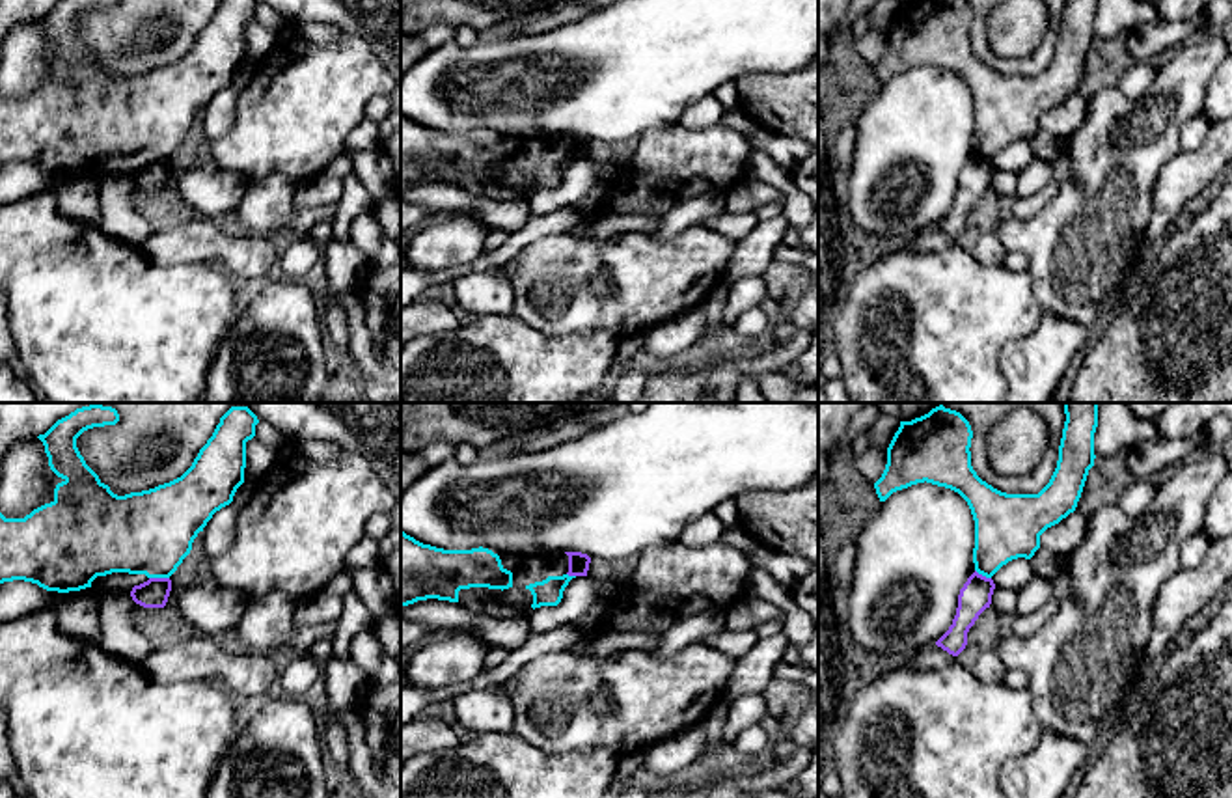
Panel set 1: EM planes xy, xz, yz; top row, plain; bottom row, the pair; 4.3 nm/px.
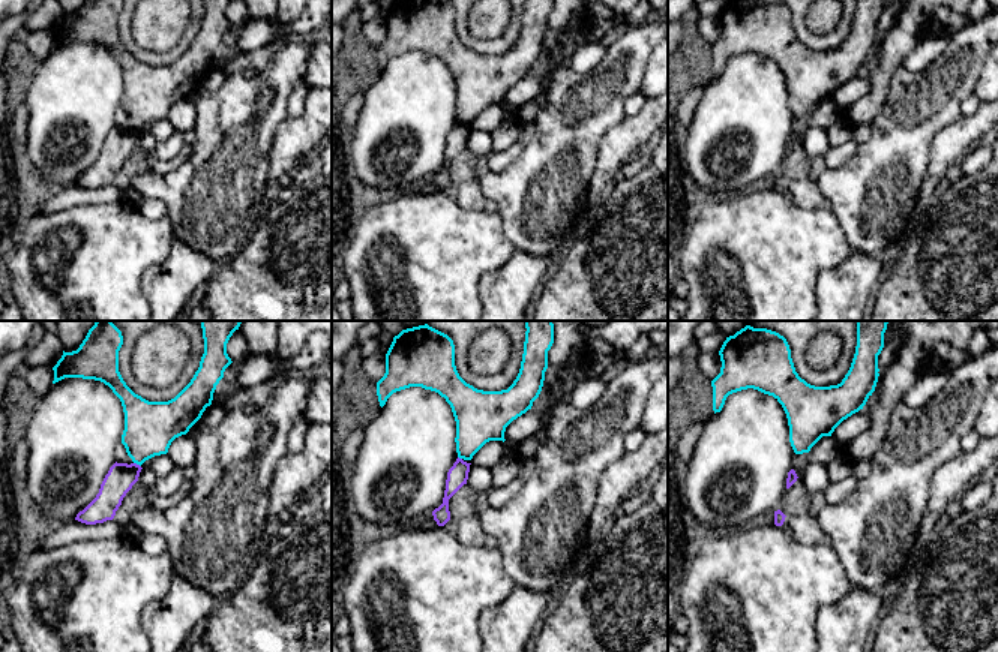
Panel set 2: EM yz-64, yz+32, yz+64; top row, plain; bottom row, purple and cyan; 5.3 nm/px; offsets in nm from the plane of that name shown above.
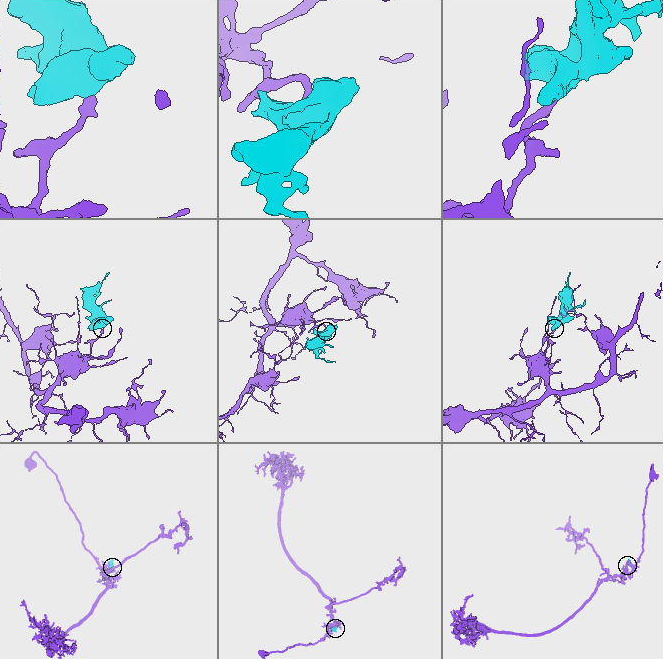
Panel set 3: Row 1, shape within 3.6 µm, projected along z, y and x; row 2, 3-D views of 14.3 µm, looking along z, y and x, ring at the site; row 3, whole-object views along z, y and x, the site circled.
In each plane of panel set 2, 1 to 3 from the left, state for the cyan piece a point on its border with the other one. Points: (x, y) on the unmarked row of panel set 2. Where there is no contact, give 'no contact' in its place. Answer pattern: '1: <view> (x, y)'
1: yz-64 (135, 128)
2: yz+32 (458, 122)
3: no contact

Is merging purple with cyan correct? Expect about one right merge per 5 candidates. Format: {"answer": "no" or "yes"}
{"answer": "no"}

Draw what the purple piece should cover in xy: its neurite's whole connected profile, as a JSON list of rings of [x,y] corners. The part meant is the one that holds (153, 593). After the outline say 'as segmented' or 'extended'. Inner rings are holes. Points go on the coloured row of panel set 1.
[[[149,578],[147,582],[134,585],[130,597],[144,608],[164,608],[171,591],[170,578]]]; as segmented

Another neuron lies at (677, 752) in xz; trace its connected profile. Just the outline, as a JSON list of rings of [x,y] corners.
[[[701,723],[664,738],[645,750],[643,766],[647,772],[669,777],[678,770],[703,759],[706,750],[705,731]]]

